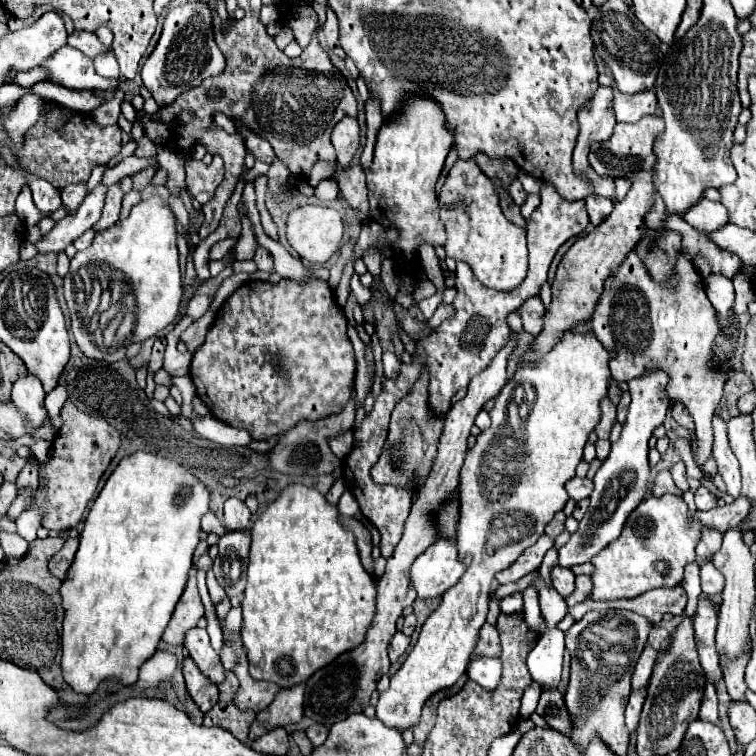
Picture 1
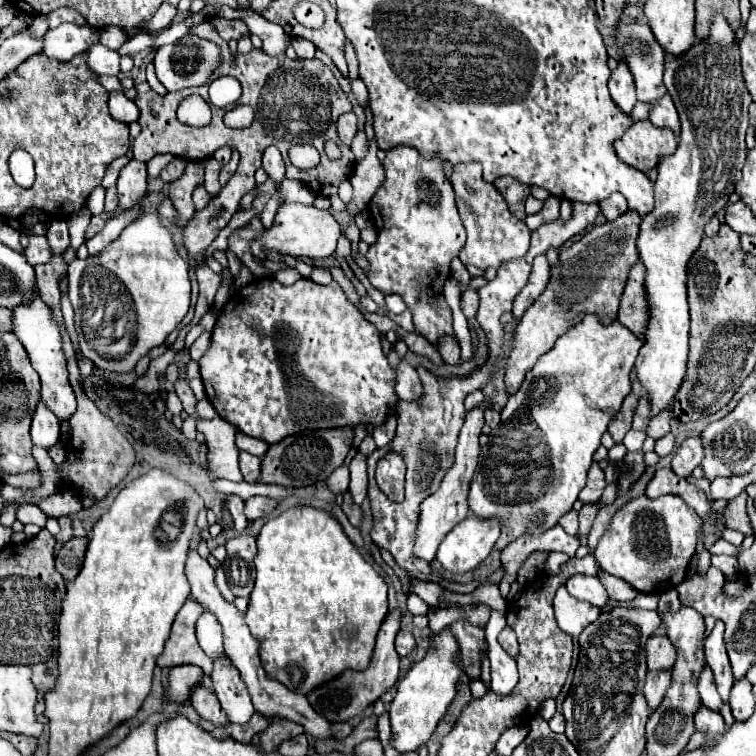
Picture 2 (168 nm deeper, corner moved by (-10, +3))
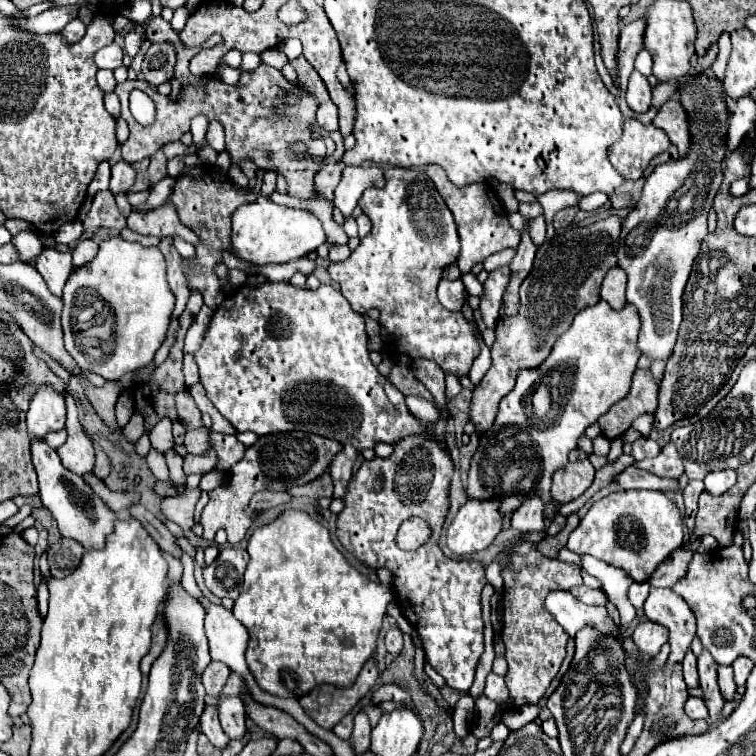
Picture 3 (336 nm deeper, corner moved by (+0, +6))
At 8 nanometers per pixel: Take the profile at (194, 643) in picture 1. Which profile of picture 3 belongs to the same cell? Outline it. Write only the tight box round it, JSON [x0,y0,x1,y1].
[219,697,247,739]

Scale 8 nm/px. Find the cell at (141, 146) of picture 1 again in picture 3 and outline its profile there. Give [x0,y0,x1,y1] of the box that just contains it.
[111,161,135,193]

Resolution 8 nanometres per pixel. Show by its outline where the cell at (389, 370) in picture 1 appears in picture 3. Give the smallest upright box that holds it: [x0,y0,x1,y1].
[407,395,441,423]

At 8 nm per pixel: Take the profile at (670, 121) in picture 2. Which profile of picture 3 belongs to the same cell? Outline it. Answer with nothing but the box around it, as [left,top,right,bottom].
[653,99,691,157]

